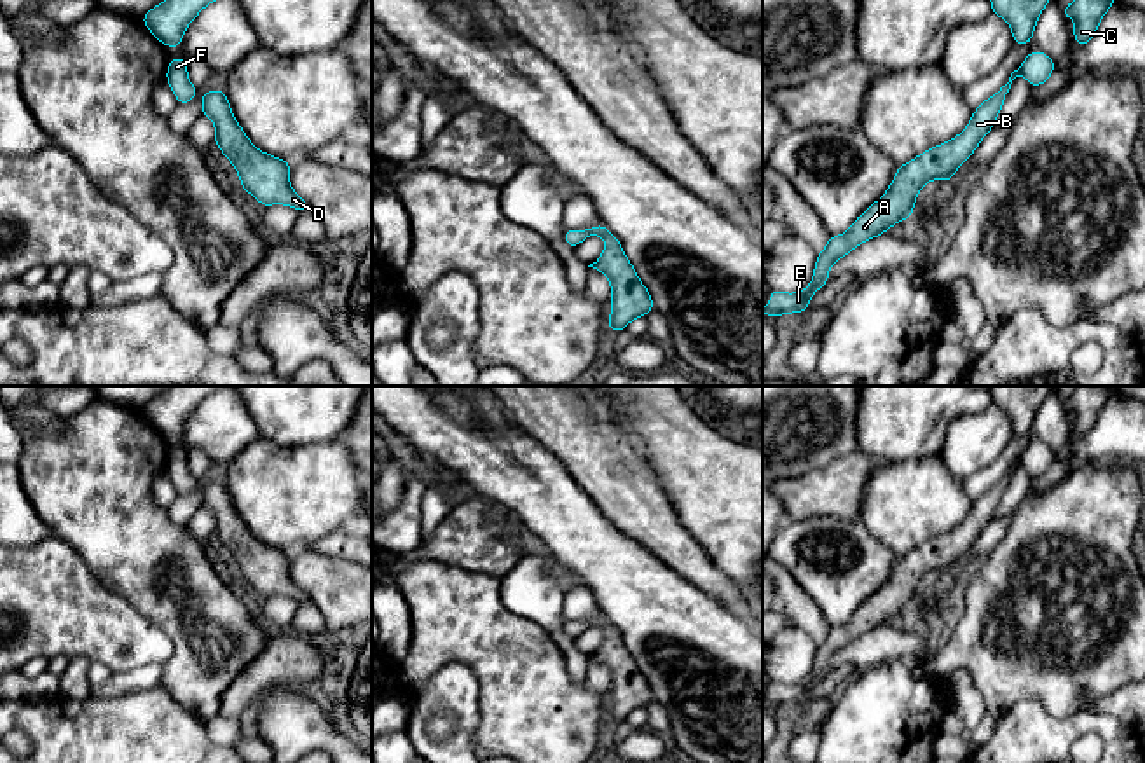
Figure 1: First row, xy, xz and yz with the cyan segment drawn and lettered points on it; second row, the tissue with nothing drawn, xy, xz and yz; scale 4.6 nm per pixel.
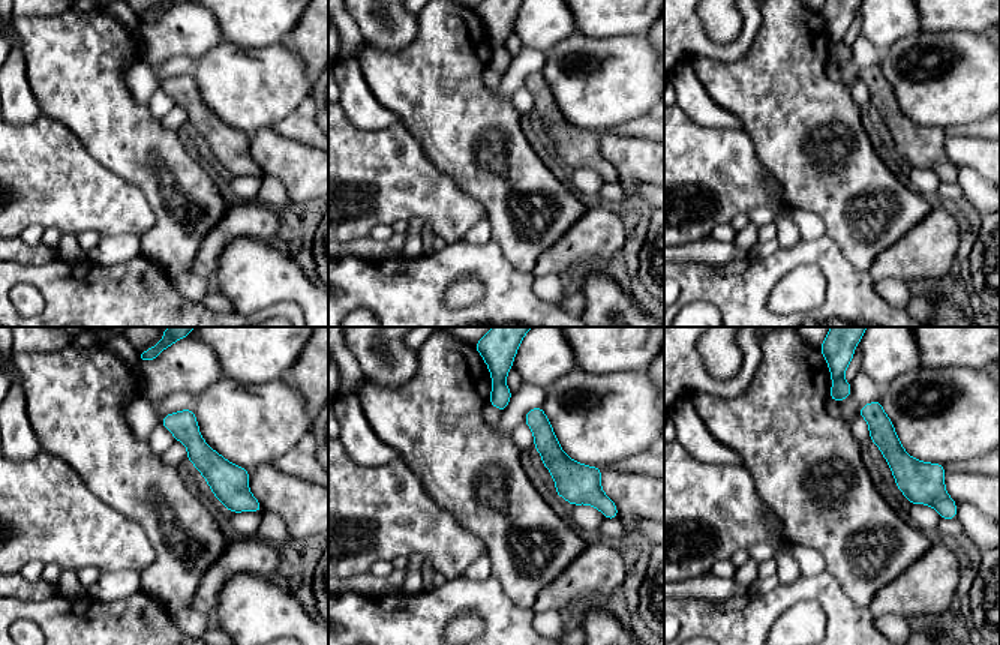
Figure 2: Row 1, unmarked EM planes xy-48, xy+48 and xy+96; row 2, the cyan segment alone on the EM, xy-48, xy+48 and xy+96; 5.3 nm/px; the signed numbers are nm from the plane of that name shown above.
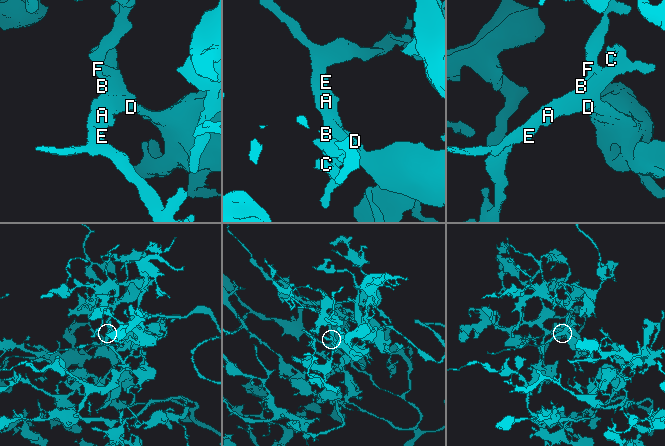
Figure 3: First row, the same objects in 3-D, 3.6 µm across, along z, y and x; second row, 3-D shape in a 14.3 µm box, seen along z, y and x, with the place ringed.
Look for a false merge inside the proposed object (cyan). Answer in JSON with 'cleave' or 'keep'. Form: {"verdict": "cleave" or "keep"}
{"verdict": "keep"}

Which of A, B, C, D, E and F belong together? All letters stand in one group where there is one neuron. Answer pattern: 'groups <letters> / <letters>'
groups A B C D E F

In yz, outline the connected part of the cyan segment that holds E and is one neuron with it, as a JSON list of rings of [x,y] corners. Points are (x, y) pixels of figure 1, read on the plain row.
[[[1033,442],[1014,461],[1009,473],[998,484],[983,492],[972,505],[967,519],[950,533],[932,538],[902,555],[888,581],[873,594],[852,618],[841,627],[831,627],[827,637],[817,646],[812,674],[798,683],[785,684],[770,681],[770,695],[763,700],[763,707],[782,707],[803,704],[808,700],[812,686],[820,681],[829,670],[829,658],[848,646],[859,636],[885,625],[892,616],[911,608],[915,590],[922,578],[930,571],[951,571],[955,562],[974,545],[981,531],[993,520],[993,515],[1002,501],[1005,485],[1011,475],[1021,464],[1032,478],[1047,473],[1056,454],[1047,445]]]

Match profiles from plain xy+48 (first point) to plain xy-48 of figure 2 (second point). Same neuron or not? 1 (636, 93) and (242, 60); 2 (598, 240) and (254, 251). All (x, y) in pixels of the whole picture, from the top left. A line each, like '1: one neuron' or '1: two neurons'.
1: one neuron
2: two neurons

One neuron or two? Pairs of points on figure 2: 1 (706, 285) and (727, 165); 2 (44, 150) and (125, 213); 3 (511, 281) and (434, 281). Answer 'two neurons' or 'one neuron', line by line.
1: two neurons
2: one neuron
3: one neuron

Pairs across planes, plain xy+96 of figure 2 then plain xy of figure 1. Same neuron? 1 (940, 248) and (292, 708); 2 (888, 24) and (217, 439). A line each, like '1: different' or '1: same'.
1: different
2: same

